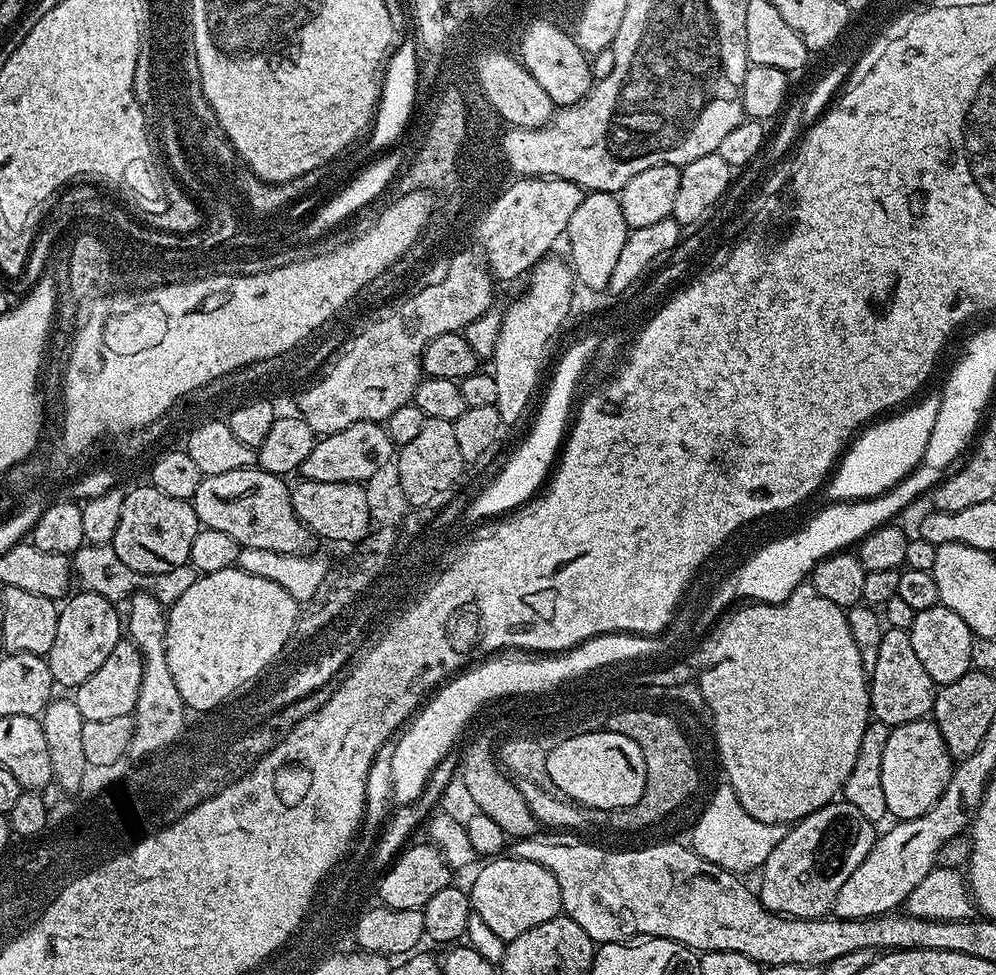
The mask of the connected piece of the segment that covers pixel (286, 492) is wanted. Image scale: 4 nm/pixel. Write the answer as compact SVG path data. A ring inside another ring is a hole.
M265 468L230 470L227 474L203 477L190 501L201 525L210 530L230 534L241 548L274 550L278 554L304 554L314 543L307 526L294 514L292 493L281 477L270 474Z

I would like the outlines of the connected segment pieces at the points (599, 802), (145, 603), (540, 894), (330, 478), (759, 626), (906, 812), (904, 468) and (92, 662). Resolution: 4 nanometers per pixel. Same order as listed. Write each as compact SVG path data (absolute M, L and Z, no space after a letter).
M608 731L582 733L554 746L546 770L561 797L585 809L623 810L634 806L646 786L646 762L637 742Z
M141 590L127 601L126 636L140 648L144 656L144 673L140 697L136 703L134 723L136 729L132 735L131 755L148 758L161 750L167 749L181 739L180 731L184 728L184 712L186 705L178 694L178 686L174 686L174 674L170 674L170 666L166 662L166 619L165 605L160 605L147 590Z
M492 858L476 872L470 887L472 910L498 934L498 938L510 941L518 938L518 934L526 934L526 930L534 930L534 926L542 926L542 922L550 922L550 918L561 915L562 894L558 890L558 882L554 882L554 874L538 862L526 862L515 858Z
M363 420L346 426L346 430L338 430L329 436L319 437L314 450L310 450L310 454L306 457L306 462L302 462L299 475L305 480L313 480L314 482L350 482L351 484L359 484L368 481L372 474L377 473L382 466L393 463L393 460L394 445L387 427L383 423L374 420Z
M811 582L799 584L794 594L790 594L790 598L786 598L781 604L748 602L743 606L745 608L740 608L737 612L729 611L715 625L716 633L707 641L710 646L708 651L710 667L708 672L704 672L704 696L708 696L712 708L716 708L716 732L720 752L724 752L722 758L724 778L738 794L742 810L746 810L750 818L758 818L758 822L788 826L803 816L814 814L814 810L832 803L843 793L846 778L850 778L850 770L854 770L854 758L858 758L858 746L862 743L862 734L870 722L870 680L862 666L862 654L858 654L858 646L854 646L854 634L850 634L847 611L834 606L834 602L822 598L822 594L814 590Z
M925 718L895 725L888 733L886 750L882 754L882 794L886 794L888 816L896 820L909 820L926 814L926 810L930 810L930 806L934 806L934 802L938 802L938 798L942 798L948 789L953 767L953 758L946 750L946 742L942 742L942 734L935 720Z
M939 395L923 396L900 410L905 412L892 414L897 416L877 419L849 443L827 481L829 501L851 502L877 496L894 487L902 477L909 476L920 465L920 459L926 454L926 442L930 442L930 433L938 419L941 401Z
M83 590L77 591L77 593L77 596L69 595L63 601L54 646L50 646L46 657L53 681L59 687L61 684L68 690L75 690L82 682L86 682L86 678L90 678L90 674L94 674L94 670L98 670L98 666L102 666L102 662L106 662L106 658L110 658L110 650L114 650L114 646L118 646L118 642L122 638L122 616L121 613L120 616L116 613L117 605L113 601L102 598L102 594Z

